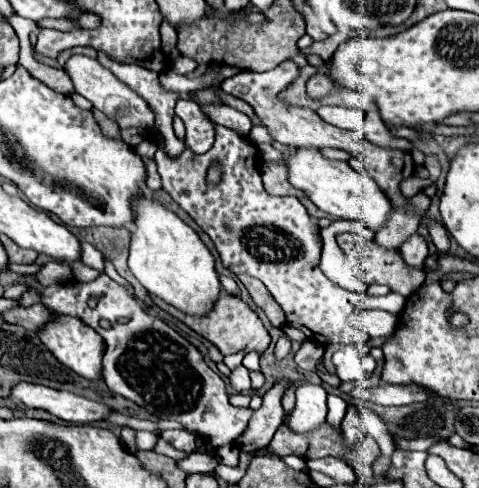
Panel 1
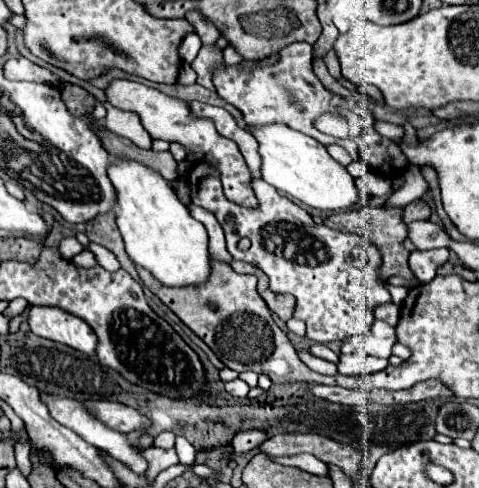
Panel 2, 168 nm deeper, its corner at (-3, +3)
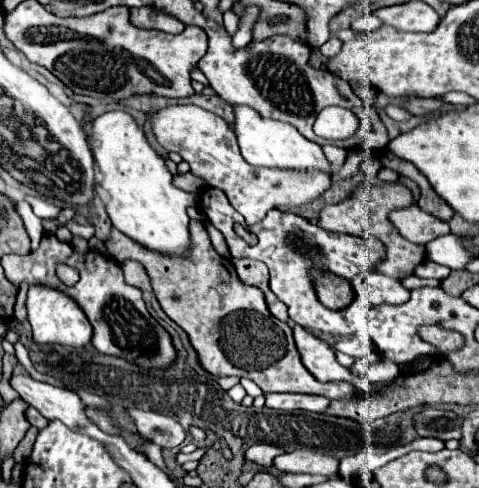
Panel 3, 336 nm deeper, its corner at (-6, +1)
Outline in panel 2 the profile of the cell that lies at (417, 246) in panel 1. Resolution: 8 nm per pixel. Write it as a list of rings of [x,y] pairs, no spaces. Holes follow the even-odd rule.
[[[415,221],[407,225],[409,239],[419,251],[437,249],[437,247],[451,247],[453,239],[443,231],[443,227],[431,223],[431,221]]]

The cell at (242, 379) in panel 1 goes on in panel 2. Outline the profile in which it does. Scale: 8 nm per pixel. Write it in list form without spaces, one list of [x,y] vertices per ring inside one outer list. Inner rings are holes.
[[[237,377],[235,381],[225,383],[225,389],[227,389],[233,397],[247,397],[247,393],[249,393],[249,385],[243,383],[239,377]]]

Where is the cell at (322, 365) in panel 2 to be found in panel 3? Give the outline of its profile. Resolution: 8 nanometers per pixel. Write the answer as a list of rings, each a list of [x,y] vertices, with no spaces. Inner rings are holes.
[[[302,325],[294,327],[294,339],[296,339],[296,347],[300,351],[302,363],[306,365],[306,369],[322,383],[330,383],[330,381],[346,381],[350,385],[354,385],[360,391],[370,391],[372,383],[368,379],[362,379],[358,375],[354,375],[354,371],[342,367],[336,361],[334,349],[318,339],[314,333],[310,333],[308,329],[304,329]]]

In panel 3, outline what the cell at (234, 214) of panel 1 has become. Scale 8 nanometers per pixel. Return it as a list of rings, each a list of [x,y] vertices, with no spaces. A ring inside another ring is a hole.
[[[220,189],[204,191],[200,197],[200,209],[204,211],[206,219],[210,219],[212,225],[224,235],[232,257],[250,257],[266,263],[266,267],[270,269],[270,289],[288,307],[290,319],[294,319],[302,327],[308,327],[312,333],[320,331],[332,335],[354,335],[356,333],[354,318],[363,315],[367,317],[372,305],[382,305],[382,303],[398,305],[398,303],[406,303],[410,297],[410,291],[398,279],[384,277],[370,271],[372,265],[376,265],[384,257],[384,245],[378,239],[362,239],[354,235],[330,233],[320,229],[318,225],[308,223],[304,217],[272,209],[258,225],[252,225],[252,233],[258,235],[258,243],[252,247],[234,233],[234,223],[244,223],[244,219],[228,203],[226,195]],[[310,269],[332,271],[334,275],[348,279],[352,291],[356,291],[356,299],[352,301],[352,305],[340,311],[326,309],[318,301],[312,281],[308,279]]]

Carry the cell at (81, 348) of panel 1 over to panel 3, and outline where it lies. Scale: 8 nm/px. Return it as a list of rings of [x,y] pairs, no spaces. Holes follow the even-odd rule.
[[[30,285],[26,309],[36,343],[60,343],[72,347],[84,347],[92,339],[92,325],[86,319],[84,311],[76,305],[74,299],[70,299],[66,293],[50,285]]]

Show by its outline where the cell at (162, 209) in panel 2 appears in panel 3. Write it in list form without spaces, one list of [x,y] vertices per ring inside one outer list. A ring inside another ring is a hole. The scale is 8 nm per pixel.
[[[108,111],[108,113],[98,115],[92,121],[90,143],[92,143],[96,167],[102,173],[100,187],[110,195],[110,199],[106,203],[106,213],[108,213],[112,225],[118,231],[122,231],[124,235],[128,235],[130,239],[134,239],[136,243],[140,243],[152,251],[166,253],[166,255],[186,253],[186,249],[190,245],[190,233],[188,233],[188,221],[190,219],[186,215],[186,207],[196,205],[198,195],[192,195],[192,193],[186,193],[186,191],[174,187],[172,175],[164,163],[164,157],[152,149],[142,127],[138,127],[138,123],[124,111]]]

